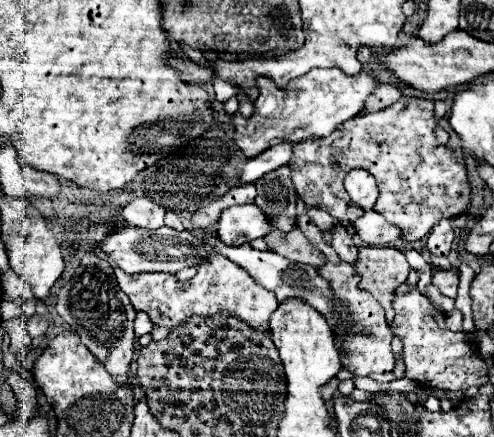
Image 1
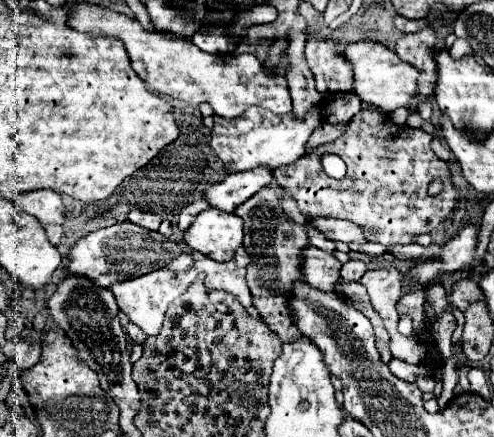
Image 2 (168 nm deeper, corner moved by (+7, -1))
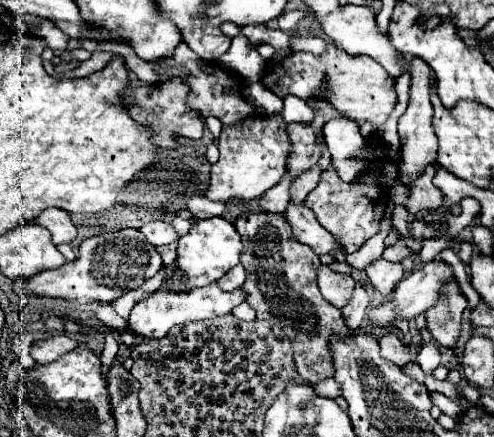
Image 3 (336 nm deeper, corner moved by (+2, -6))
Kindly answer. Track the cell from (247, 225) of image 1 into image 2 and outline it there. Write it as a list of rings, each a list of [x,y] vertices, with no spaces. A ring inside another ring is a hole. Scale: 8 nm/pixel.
[[[207,209],[197,215],[189,231],[185,233],[185,243],[215,261],[229,261],[233,259],[233,253],[243,245],[243,219],[235,213],[221,213],[219,209]]]

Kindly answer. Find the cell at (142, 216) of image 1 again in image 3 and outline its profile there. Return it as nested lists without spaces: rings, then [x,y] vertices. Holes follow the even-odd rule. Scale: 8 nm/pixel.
[[[148,222],[148,224],[144,224],[144,228],[140,230],[144,236],[146,236],[146,240],[152,244],[152,246],[164,246],[164,244],[172,244],[172,242],[176,242],[178,240],[178,234],[176,234],[176,230],[170,226],[170,224],[166,224],[166,222]]]

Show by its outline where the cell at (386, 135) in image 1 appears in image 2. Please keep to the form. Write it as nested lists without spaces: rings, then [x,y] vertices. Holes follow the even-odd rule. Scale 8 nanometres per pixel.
[[[361,109],[347,125],[345,135],[331,143],[323,143],[313,151],[307,151],[301,159],[297,159],[293,165],[281,165],[281,169],[273,171],[273,177],[277,185],[283,187],[285,193],[289,193],[297,205],[299,211],[305,217],[333,217],[333,219],[347,219],[365,229],[365,235],[369,241],[381,243],[387,249],[395,245],[409,245],[415,241],[415,237],[423,233],[431,233],[441,221],[453,215],[455,205],[459,201],[459,189],[453,185],[453,177],[449,173],[449,163],[441,161],[433,149],[431,149],[433,137],[425,133],[423,129],[415,127],[401,127],[391,121],[391,117],[379,109]],[[323,153],[335,153],[347,163],[347,175],[337,181],[323,173],[323,167],[319,163],[319,157]],[[433,179],[443,181],[443,191],[439,195],[429,195],[427,187]]]

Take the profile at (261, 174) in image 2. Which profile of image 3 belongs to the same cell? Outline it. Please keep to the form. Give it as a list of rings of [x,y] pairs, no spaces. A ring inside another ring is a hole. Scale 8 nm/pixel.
[[[192,196],[192,198],[188,198],[188,202],[186,202],[184,208],[186,208],[194,218],[204,220],[204,218],[212,218],[212,216],[224,214],[224,212],[230,208],[230,204],[228,204],[228,202],[224,202],[224,204],[220,204],[220,202],[210,202],[208,198]]]

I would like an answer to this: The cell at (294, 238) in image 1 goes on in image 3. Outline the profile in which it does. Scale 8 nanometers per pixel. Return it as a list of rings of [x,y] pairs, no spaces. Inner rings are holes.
[[[320,266],[318,270],[318,286],[322,296],[336,308],[344,308],[346,302],[352,298],[356,282],[352,276],[346,274],[336,274],[328,266]]]

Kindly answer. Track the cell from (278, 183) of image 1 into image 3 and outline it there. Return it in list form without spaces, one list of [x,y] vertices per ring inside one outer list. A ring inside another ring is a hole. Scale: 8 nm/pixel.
[[[242,214],[234,226],[242,238],[242,244],[244,244],[242,254],[240,254],[240,264],[246,270],[246,282],[242,284],[242,290],[246,294],[246,302],[256,312],[256,318],[272,322],[286,332],[286,336],[292,342],[296,370],[300,372],[302,378],[306,378],[312,384],[332,378],[334,376],[334,360],[332,360],[332,350],[330,350],[330,338],[346,336],[346,334],[350,334],[350,330],[348,330],[340,310],[330,306],[330,302],[326,302],[318,290],[316,272],[320,268],[320,258],[308,246],[302,246],[302,244],[294,242],[294,238],[290,238],[290,226],[286,226],[286,220],[282,218],[282,214],[278,214],[278,216]]]

